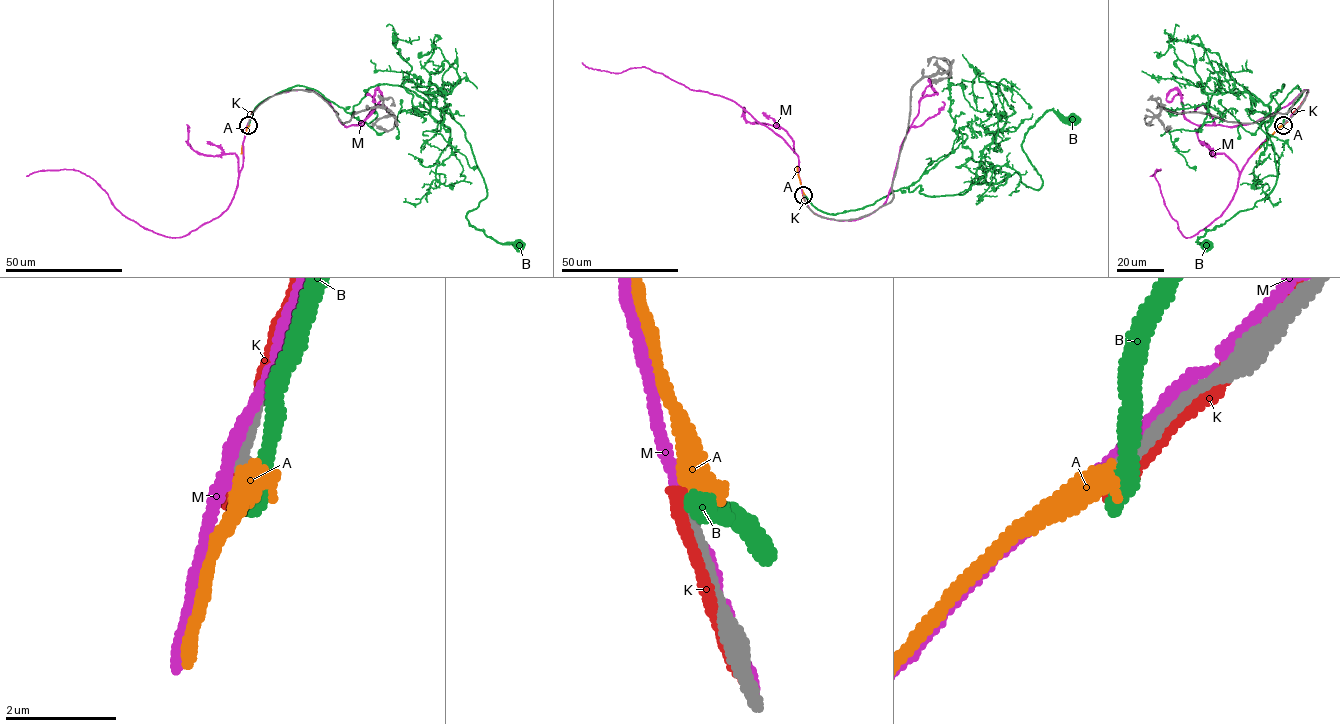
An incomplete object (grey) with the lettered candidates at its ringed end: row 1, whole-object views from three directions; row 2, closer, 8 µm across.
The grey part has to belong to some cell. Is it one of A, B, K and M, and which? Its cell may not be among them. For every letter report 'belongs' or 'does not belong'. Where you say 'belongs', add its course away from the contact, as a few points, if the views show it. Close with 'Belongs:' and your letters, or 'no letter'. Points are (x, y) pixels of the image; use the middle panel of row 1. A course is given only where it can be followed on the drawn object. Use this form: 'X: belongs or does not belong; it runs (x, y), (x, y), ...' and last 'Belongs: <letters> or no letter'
A: belongs; it runs (803, 195), (796, 166)
B: does not belong
K: does not belong
M: does not belong
Belongs: A

